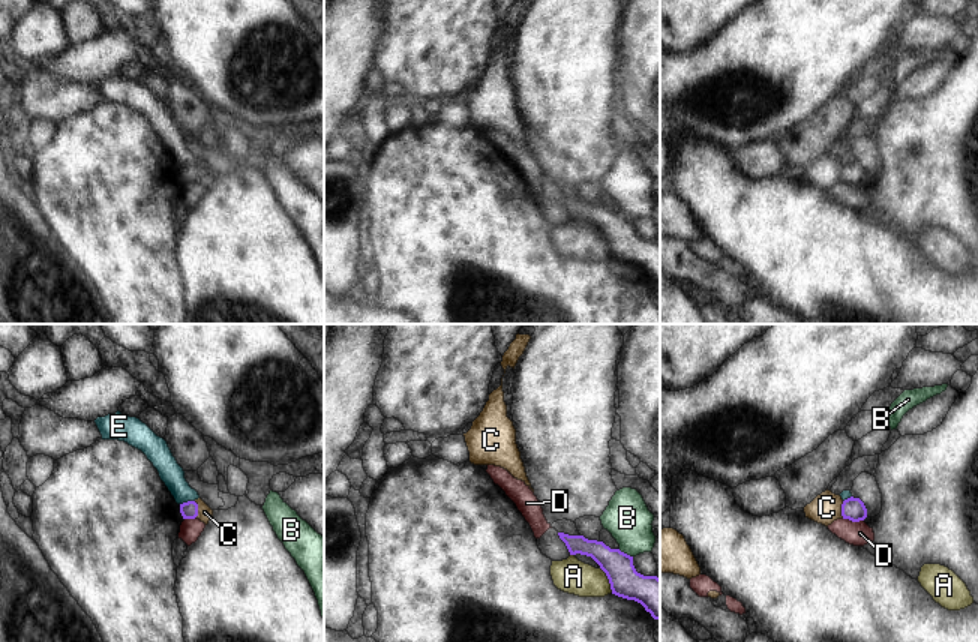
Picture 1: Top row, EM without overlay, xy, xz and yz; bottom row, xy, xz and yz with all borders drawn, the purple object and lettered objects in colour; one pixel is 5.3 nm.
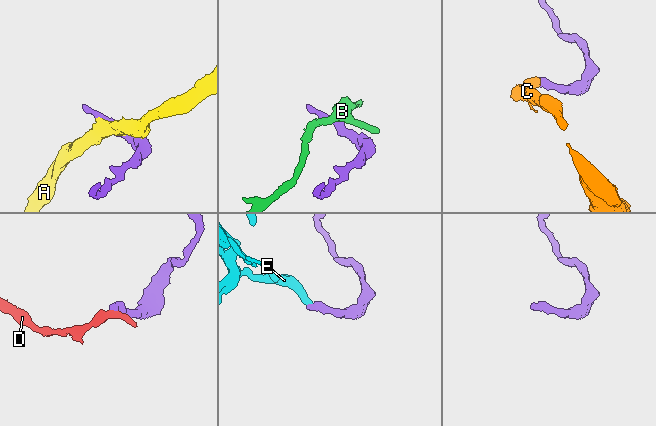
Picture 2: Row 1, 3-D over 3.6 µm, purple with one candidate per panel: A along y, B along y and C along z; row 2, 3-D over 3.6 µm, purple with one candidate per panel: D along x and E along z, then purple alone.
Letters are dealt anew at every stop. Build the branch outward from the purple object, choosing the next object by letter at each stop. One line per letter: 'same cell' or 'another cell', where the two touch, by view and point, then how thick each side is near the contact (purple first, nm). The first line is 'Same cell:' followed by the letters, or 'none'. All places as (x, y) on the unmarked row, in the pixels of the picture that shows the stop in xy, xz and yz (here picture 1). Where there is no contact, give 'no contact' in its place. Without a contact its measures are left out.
Same cell: none
A: another cell; contact xz (608, 242); calibres 170 and 190 nm
B: another cell; contact xz (626, 218); calibres 170 and 240 nm
C: another cell; contact yz (842, 174); calibres 120 and 160 nm
D: another cell; contact yz (854, 185); calibres 120 and 130 nm
E: another cell; contact xy (188, 165); calibres 100 and 120 nm

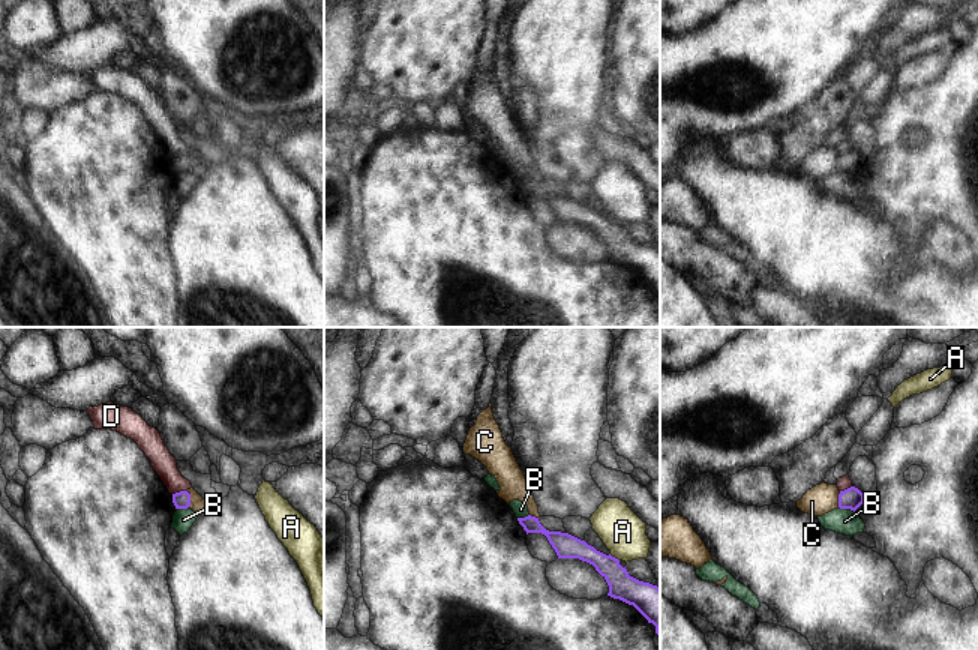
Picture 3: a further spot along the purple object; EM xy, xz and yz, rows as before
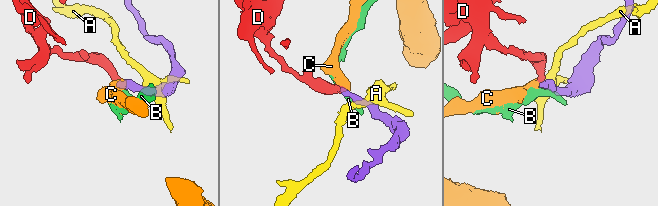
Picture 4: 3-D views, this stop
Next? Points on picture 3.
Same cell: none
A: another cell; contact xz (614, 221); calibres 150 and 240 nm
B: another cell; contact yz (846, 171); calibres 110 and 140 nm
C: another cell; contact xy (189, 162); calibres 100 and 80 nm
D: another cell; contact xy (180, 155); calibres 100 and 120 nm

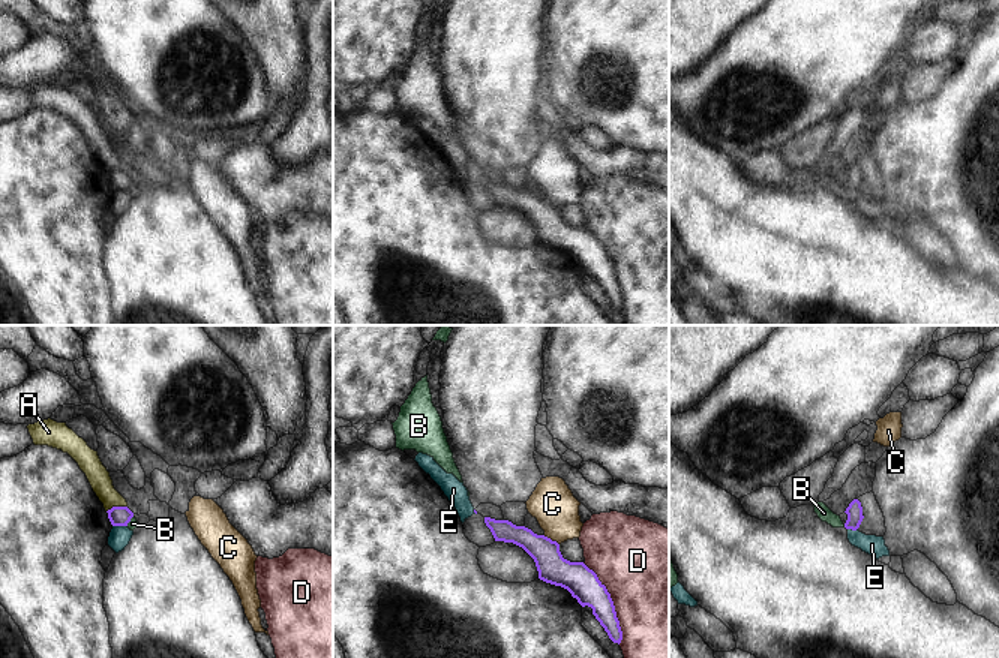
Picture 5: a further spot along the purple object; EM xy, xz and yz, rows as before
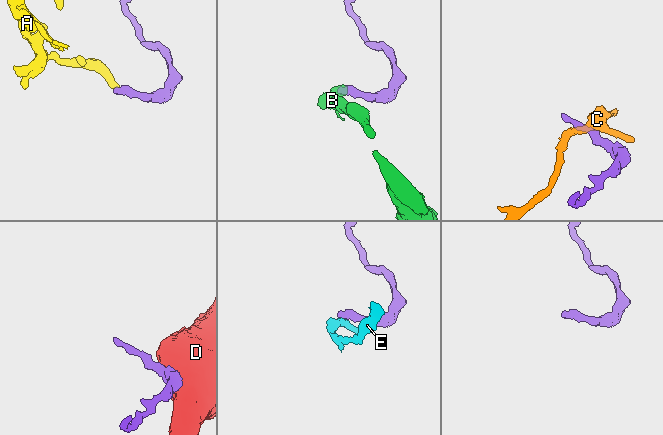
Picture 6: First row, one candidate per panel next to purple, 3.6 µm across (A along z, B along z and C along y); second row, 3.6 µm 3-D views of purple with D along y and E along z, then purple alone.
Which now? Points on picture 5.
Same cell: none
A: another cell; contact xy (116, 171); calibres 110 and 120 nm
B: another cell; contact xy (129, 185); calibres 110 and 50 nm
C: another cell; contact xz (549, 203); calibres 160 and 240 nm
D: another cell; contact xz (612, 267); calibres 170 and 500 nm
E: another cell; contact xy (120, 189); calibres 110 and 110 nm

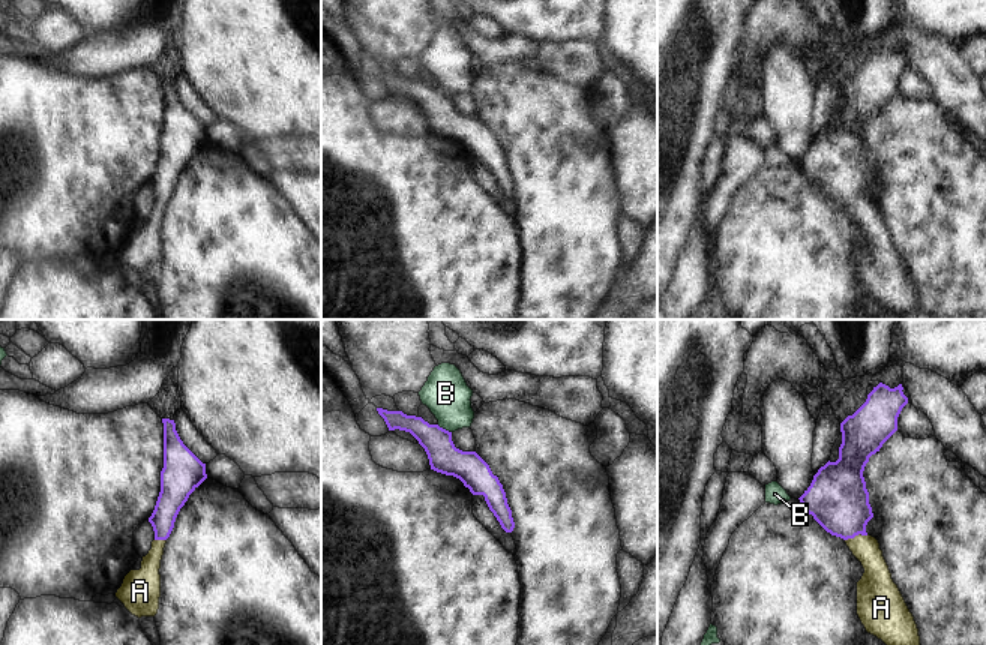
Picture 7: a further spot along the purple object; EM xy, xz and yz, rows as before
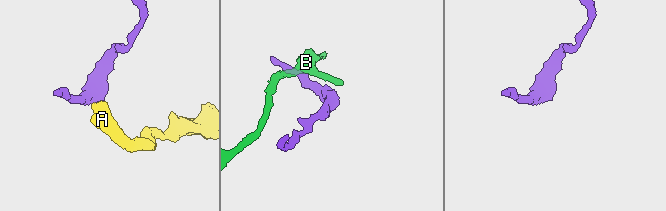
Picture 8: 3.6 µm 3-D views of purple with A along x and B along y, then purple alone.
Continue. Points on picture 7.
Same cell: A
A: same cell; contact yz (856, 198); calibres 320 and 140 nm
B: another cell; contact xz (444, 93); calibres 170 and 240 nm

